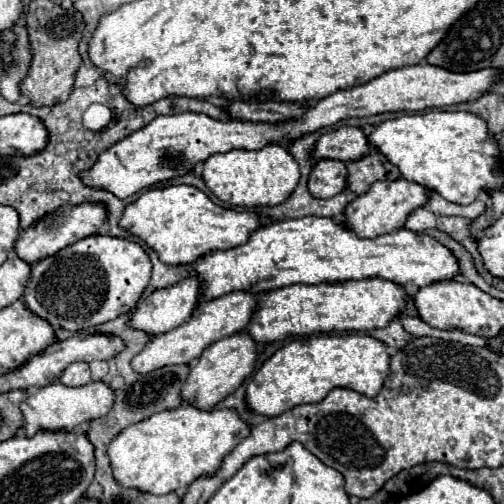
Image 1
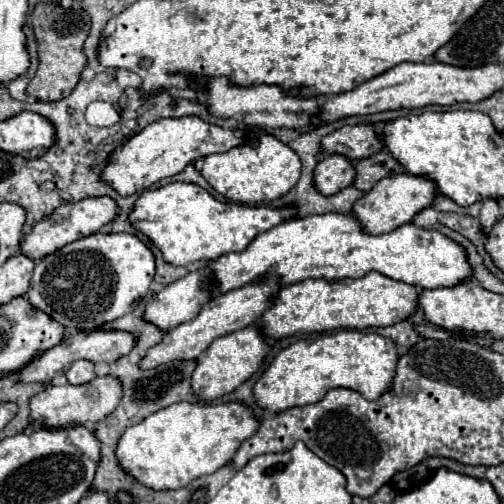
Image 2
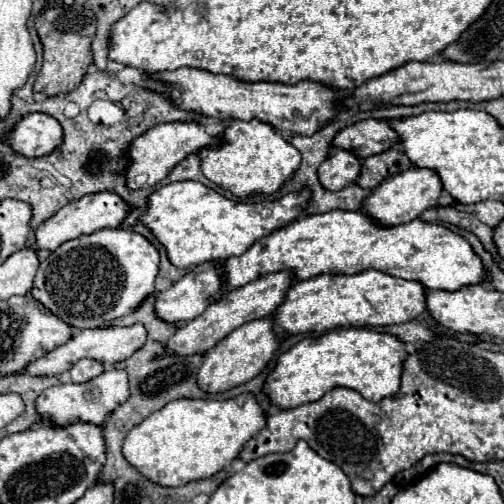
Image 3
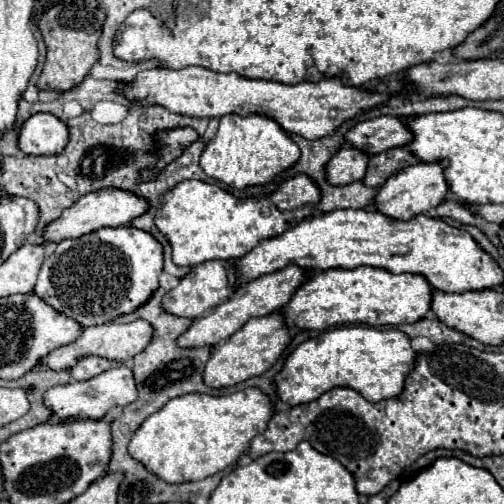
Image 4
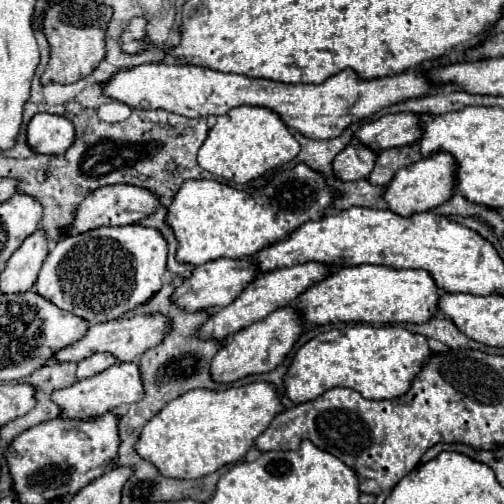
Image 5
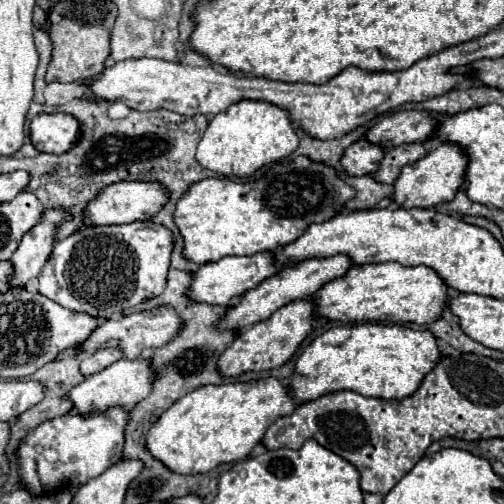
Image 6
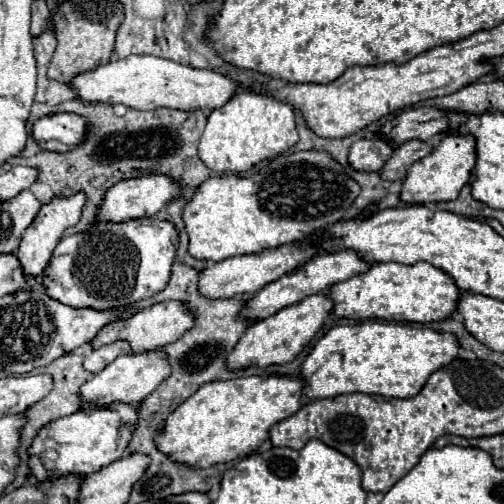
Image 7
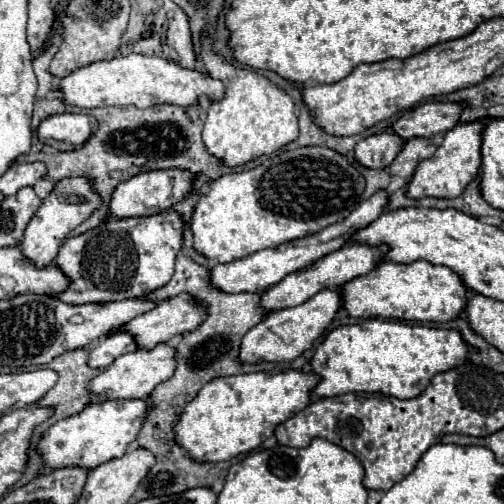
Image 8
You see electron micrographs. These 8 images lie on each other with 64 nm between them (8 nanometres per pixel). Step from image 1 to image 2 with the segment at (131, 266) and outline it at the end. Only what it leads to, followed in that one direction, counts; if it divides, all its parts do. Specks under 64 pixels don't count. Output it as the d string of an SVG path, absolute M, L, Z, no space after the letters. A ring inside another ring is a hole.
M90 234L36 260L26 298L60 324L96 330L128 312L148 294L154 280L154 254L134 234Z

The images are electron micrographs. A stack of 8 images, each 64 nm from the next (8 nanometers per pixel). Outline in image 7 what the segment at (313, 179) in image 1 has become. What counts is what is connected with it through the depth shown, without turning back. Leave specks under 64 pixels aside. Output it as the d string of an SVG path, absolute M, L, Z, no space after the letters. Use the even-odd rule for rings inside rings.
M384 138L358 140L350 148L350 164L362 172L378 172L394 152L394 144Z

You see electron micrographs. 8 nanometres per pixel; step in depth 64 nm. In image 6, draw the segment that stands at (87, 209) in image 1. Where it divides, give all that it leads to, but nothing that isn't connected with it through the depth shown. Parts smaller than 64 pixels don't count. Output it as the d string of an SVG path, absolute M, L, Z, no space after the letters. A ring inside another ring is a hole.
M124 180L110 184L88 204L88 216L84 216L84 224L130 224L136 220L150 220L156 216L162 206L168 202L170 192L162 182L138 182L138 180Z

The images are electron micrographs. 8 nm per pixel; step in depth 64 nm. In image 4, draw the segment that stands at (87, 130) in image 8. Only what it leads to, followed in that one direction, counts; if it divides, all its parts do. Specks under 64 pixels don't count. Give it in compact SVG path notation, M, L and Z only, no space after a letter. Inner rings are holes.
M52 114L30 116L20 132L20 148L26 154L60 154L68 144L68 126Z

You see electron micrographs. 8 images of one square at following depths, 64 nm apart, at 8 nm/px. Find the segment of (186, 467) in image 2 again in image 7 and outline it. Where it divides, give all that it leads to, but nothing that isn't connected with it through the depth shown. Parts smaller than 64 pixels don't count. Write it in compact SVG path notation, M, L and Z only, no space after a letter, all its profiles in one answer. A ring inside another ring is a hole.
M246 376L234 380L216 380L204 384L194 396L182 402L166 420L160 436L156 436L156 446L170 454L172 460L188 464L192 468L208 468L218 462L232 462L242 456L250 456L268 438L272 424L296 414L302 406L304 382L298 376Z

